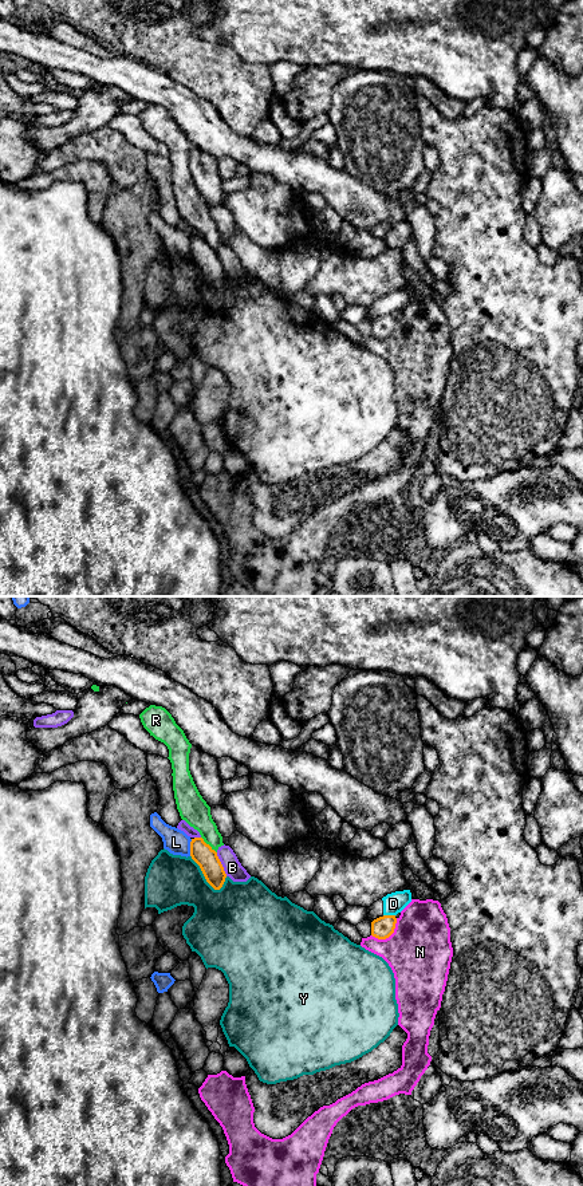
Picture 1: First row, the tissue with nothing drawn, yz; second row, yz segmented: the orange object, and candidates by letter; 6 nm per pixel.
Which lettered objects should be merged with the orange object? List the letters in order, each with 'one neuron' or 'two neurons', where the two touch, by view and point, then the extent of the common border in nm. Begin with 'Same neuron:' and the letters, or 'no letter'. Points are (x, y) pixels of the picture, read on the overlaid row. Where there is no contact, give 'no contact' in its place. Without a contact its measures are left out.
Same neuron: no letter
B: two neurons; meets orange in yz at (221, 865); contact 160 nm long
D: two neurons; meets orange in yz at (389, 915); contact 70 nm long
L: two neurons; meets orange in yz at (190, 847); contact 110 nm long
N: two neurons; meets orange in yz at (389, 936); contact 190 nm long
R: two neurons; meets orange in yz at (208, 844); contact 140 nm long
Y: two neurons; meets orange in yz at (203, 873); contact 280 nm long

